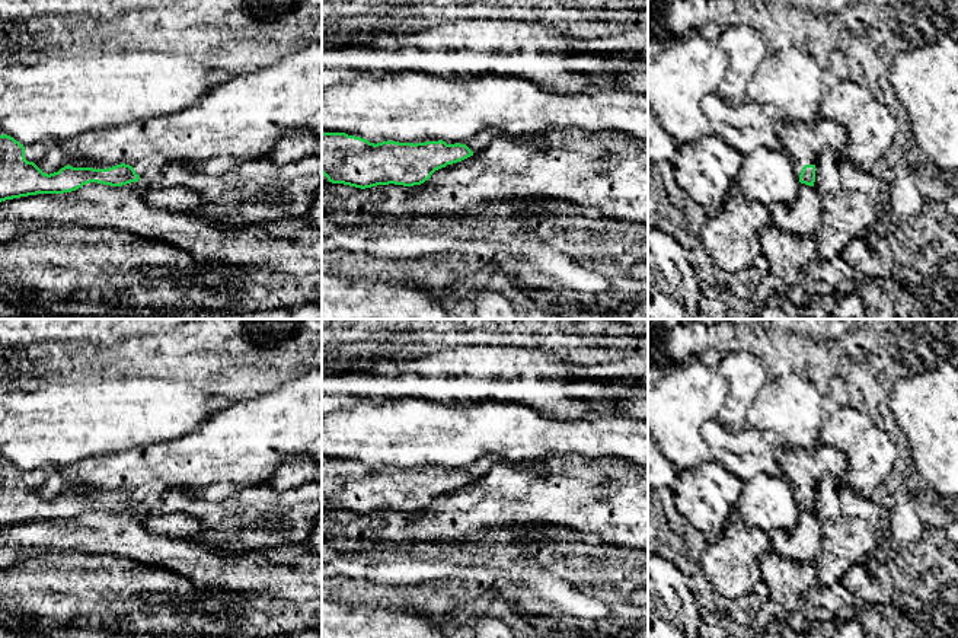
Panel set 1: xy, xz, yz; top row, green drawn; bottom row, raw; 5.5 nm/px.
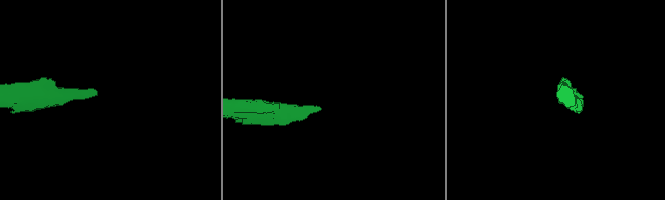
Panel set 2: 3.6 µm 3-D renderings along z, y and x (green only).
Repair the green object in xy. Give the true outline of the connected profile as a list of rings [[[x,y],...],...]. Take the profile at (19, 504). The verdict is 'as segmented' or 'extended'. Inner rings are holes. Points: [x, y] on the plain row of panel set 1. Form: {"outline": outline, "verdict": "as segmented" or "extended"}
{"outline": [[[322,370],[304,371],[272,392],[239,401],[210,417],[198,430],[172,441],[25,472],[0,457],[0,529],[36,520],[71,519],[90,508],[157,511],[172,488],[183,488],[188,495],[205,501],[223,501],[245,488],[268,484],[290,456],[322,465]],[[52,472],[60,473],[68,491],[48,501],[33,488]]], "verdict": "extended"}

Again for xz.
{"outline": [[[489,456],[460,469],[428,465],[374,470],[345,459],[322,459],[322,500],[332,510],[361,516],[389,510],[421,511],[435,497],[476,481],[498,463],[515,466],[502,457]]], "verdict": "extended"}

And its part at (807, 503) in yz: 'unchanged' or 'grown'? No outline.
grown

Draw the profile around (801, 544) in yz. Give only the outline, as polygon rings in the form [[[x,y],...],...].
[[[801,510],[798,524],[791,530],[772,530],[769,533],[773,549],[783,558],[795,561],[815,561],[821,545],[821,530],[814,513]]]

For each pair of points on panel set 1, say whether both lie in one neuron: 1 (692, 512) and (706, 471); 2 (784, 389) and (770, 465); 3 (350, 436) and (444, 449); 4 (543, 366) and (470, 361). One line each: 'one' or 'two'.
1: one
2: two
3: one
4: one

